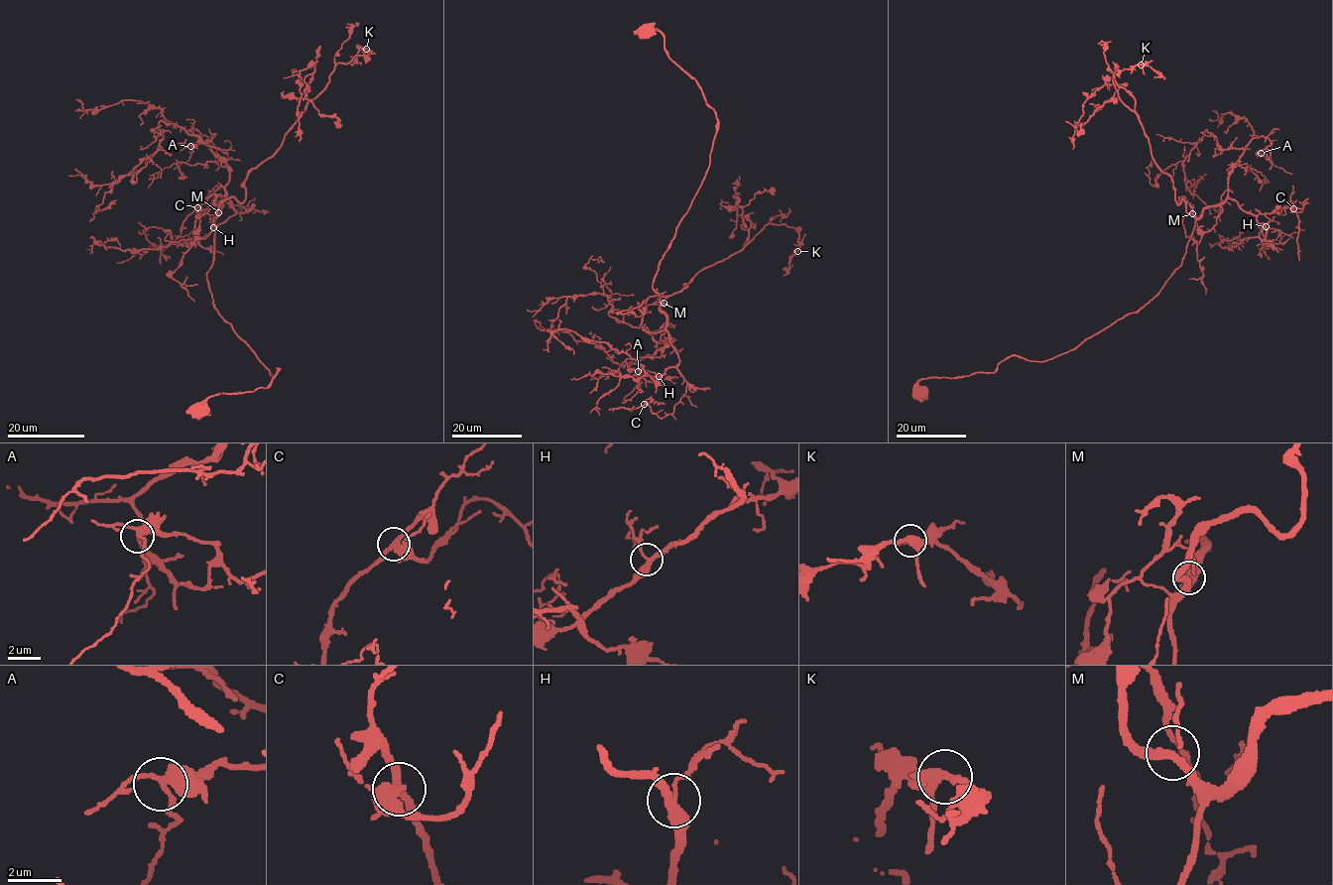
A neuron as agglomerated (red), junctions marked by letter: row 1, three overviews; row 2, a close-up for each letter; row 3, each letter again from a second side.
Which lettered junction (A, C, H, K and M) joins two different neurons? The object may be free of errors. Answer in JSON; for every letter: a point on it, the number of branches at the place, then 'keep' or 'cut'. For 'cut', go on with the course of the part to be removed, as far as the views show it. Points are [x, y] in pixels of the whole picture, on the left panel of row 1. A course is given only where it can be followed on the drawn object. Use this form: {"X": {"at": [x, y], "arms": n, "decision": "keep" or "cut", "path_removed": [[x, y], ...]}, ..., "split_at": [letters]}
{"A": {"at": [190, 146], "arms": 3, "decision": "keep"}, "C": {"at": [197, 207], "arms": 3, "decision": "cut", "path_removed": [[197, 206], [182, 222], [181, 235], [162, 252], [160, 264]]}, "H": {"at": [213, 227], "arms": 3, "decision": "keep"}, "K": {"at": [366, 49], "arms": 3, "decision": "keep"}, "M": {"at": [218, 212], "arms": 3, "decision": "keep"}, "split_at": ["C"]}

